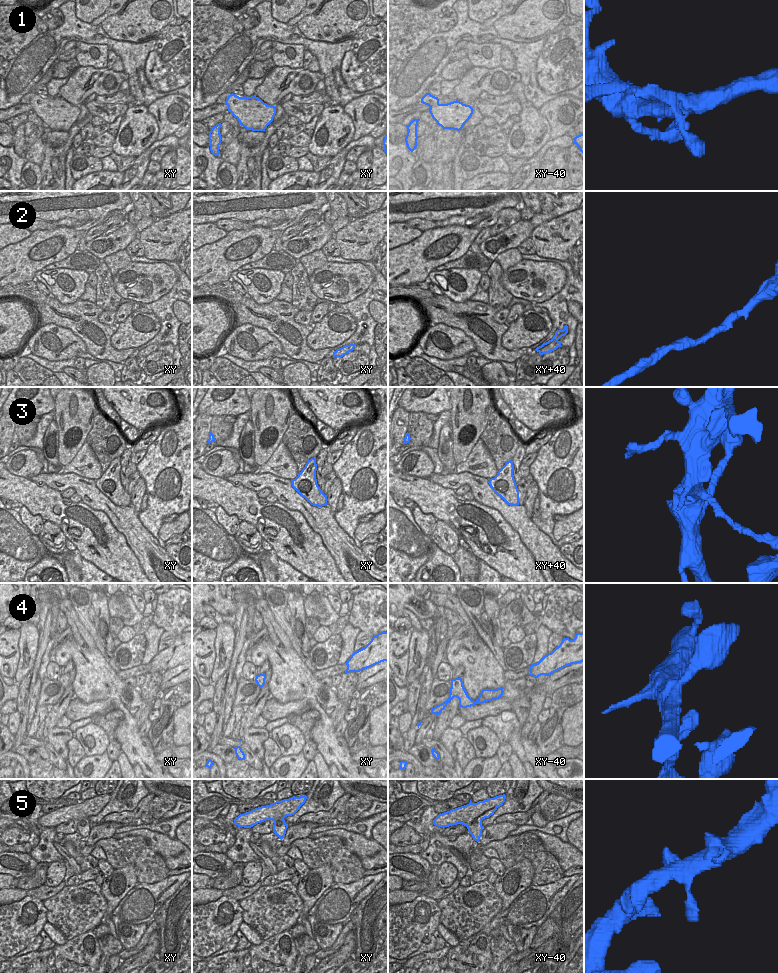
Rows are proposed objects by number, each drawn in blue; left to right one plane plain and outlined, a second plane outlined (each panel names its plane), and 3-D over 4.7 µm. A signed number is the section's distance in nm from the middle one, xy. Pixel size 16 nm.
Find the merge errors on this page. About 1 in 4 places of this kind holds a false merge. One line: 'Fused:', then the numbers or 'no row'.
Fused: 3

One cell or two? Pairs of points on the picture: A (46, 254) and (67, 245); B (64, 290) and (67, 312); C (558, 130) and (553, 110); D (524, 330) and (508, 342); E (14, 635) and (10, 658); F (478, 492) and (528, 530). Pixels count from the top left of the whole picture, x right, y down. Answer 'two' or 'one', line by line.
A: one
B: two
C: one
D: one
E: one
F: one

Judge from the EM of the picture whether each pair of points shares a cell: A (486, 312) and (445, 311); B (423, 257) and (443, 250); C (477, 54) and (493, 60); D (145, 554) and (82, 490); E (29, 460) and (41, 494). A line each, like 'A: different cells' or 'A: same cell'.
A: same cell
B: same cell
C: same cell
D: same cell
E: different cells

